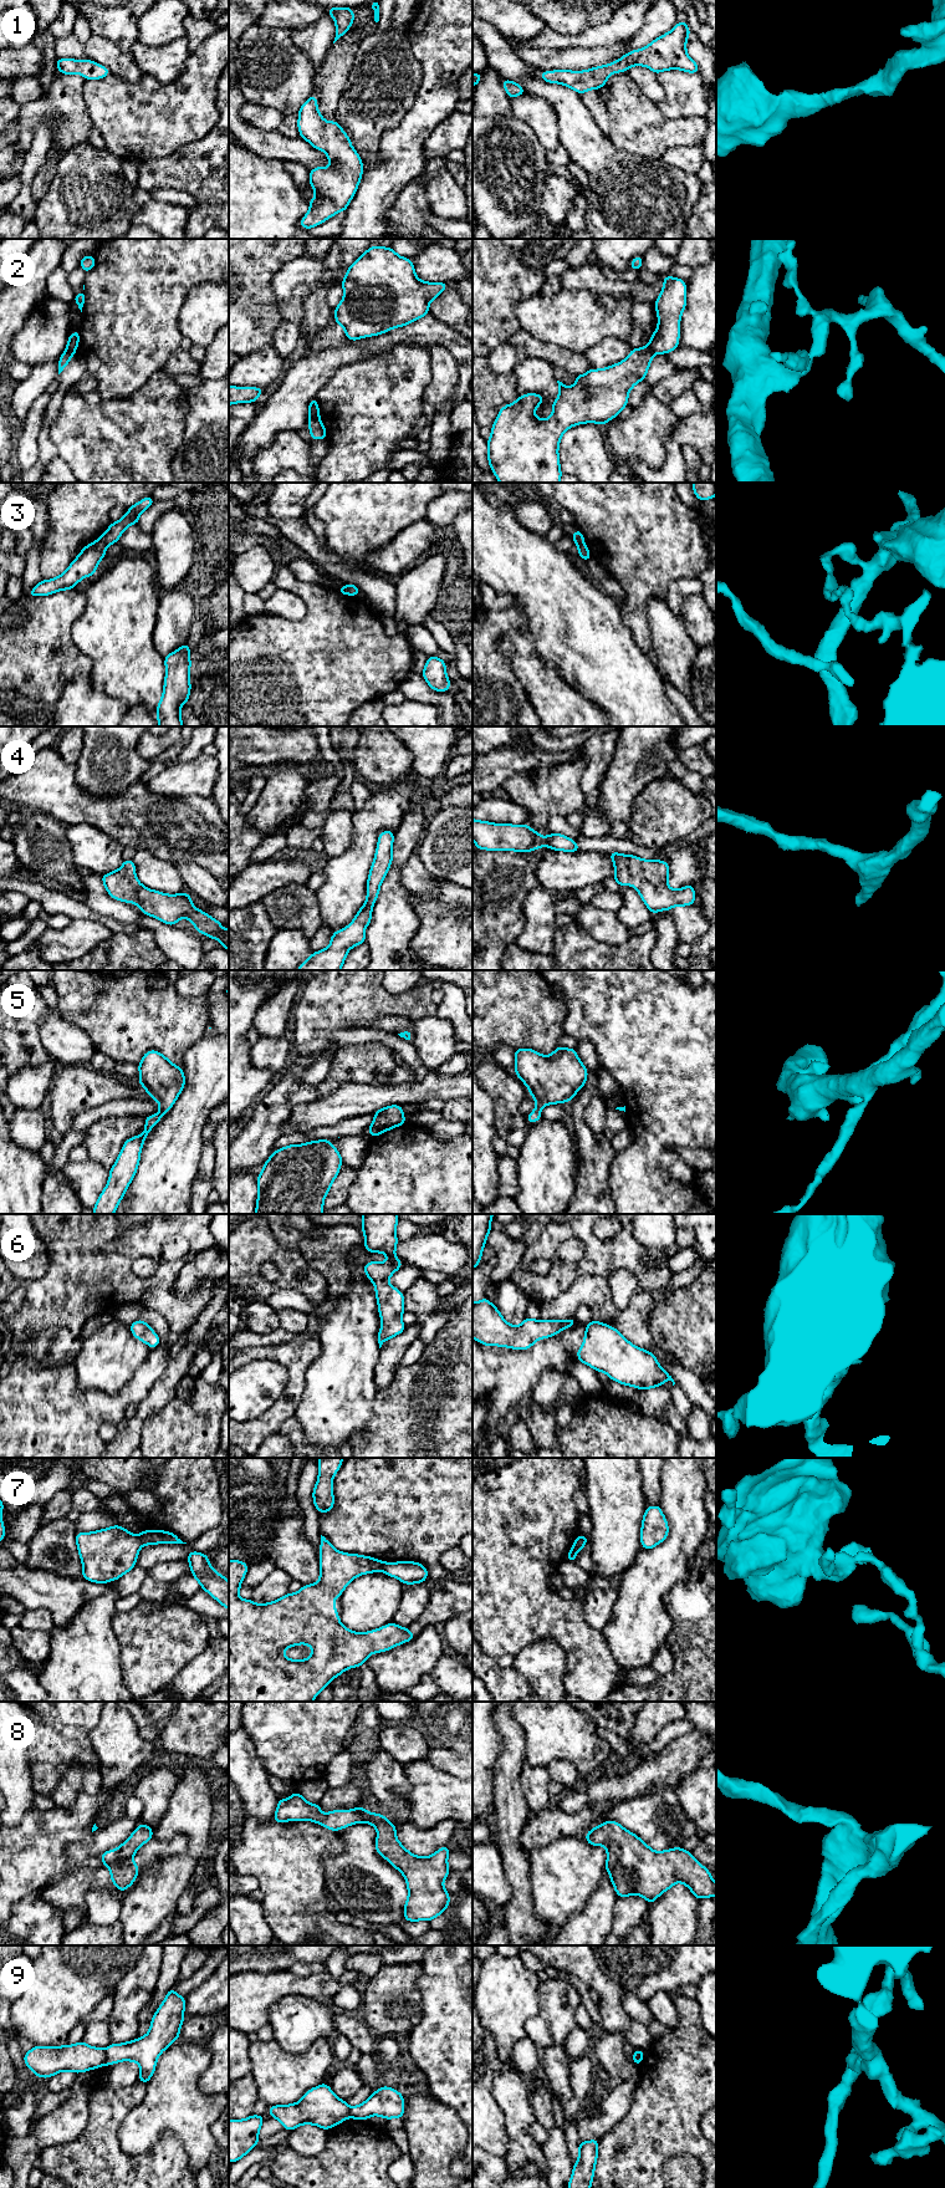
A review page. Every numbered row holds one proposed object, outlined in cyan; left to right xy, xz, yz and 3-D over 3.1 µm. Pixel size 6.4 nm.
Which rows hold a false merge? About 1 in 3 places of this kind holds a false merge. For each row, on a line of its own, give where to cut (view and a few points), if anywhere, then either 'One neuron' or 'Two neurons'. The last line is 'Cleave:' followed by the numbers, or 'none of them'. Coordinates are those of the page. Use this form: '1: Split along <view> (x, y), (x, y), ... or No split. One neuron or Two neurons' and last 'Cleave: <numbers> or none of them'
1: No split. One neuron
2: Split along xy (66, 348), (75, 352). Two neurons
3: Split along xy (101, 537), (107, 545). Two neurons
4: No split. One neuron
5: No split. One neuron
6: No split. One neuron
7: Split along xy (137, 1535), (143, 1544). Two neurons
8: No split. One neuron
9: Split along xy (105, 2050), (107, 2064). Two neurons
Cleave: 2, 3, 7, 9

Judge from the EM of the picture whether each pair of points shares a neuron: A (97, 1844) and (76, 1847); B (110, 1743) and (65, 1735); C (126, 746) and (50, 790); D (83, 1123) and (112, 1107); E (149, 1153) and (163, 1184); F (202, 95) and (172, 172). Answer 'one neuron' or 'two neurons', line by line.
A: one neuron
B: two neurons
C: two neurons
D: one neuron
E: one neuron
F: two neurons

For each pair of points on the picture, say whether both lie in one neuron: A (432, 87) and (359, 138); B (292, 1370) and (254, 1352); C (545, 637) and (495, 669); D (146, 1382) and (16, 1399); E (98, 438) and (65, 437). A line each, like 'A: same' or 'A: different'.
A: different
B: same
C: different
D: same
E: same

